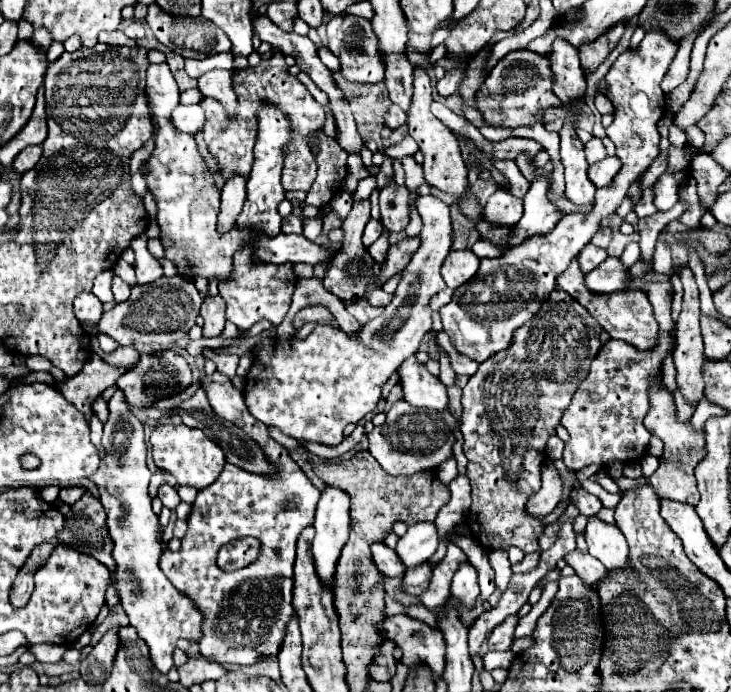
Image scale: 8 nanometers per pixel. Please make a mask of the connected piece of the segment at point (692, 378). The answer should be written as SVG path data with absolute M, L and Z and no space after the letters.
M689 268L681 270L681 282L683 282L683 310L681 310L681 316L679 316L679 322L677 322L677 346L675 346L675 366L677 366L677 384L681 386L681 392L683 396L693 402L693 406L697 406L697 402L703 398L703 388L705 388L705 382L703 382L703 362L705 362L705 356L703 356L703 338L701 338L701 328L699 328L699 290L697 290L697 284L695 284L695 276Z

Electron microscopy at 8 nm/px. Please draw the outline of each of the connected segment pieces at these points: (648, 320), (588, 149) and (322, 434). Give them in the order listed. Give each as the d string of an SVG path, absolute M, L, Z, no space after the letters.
M577 260L571 262L569 270L565 270L565 274L561 274L561 278L557 278L557 286L563 288L567 294L571 294L571 298L575 298L581 306L585 306L585 310L601 324L601 328L613 338L613 340L623 340L631 346L635 346L637 350L651 350L653 346L657 346L659 342L659 324L653 316L653 306L649 302L649 298L643 292L613 292L613 294L589 294L585 290L583 284L583 274L577 266Z
M591 138L587 144L585 144L585 154L587 154L587 162L589 164L595 164L599 160L603 160L607 154L605 154L605 146L599 138Z
M427 194L417 198L417 210L423 220L419 234L421 244L401 272L393 300L379 318L363 326L357 338L345 338L345 332L339 328L319 324L305 340L263 338L261 344L257 344L259 350L243 390L245 404L257 420L297 440L337 446L343 442L347 424L357 424L375 410L381 388L397 370L397 362L415 354L425 334L433 330L431 308L427 304L431 296L445 288L439 268L453 244L449 206L441 198Z

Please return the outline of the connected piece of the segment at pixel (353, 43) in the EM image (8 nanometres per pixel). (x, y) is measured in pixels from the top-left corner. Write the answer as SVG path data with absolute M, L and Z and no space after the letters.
M351 14L335 16L327 22L327 36L331 42L329 50L341 60L343 78L359 84L377 84L383 80L385 64L379 50L379 38L375 36L369 20Z

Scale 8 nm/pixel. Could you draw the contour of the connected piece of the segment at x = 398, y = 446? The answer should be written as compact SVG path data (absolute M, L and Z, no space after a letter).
M411 406L411 430L399 428L399 426L377 426L373 428L369 438L369 452L373 458L381 464L381 468L387 474L393 476L411 476L421 470L433 470L439 464L443 464L453 456L453 444L455 444L455 426L457 418L451 414L451 410L429 410L429 408L417 408Z

